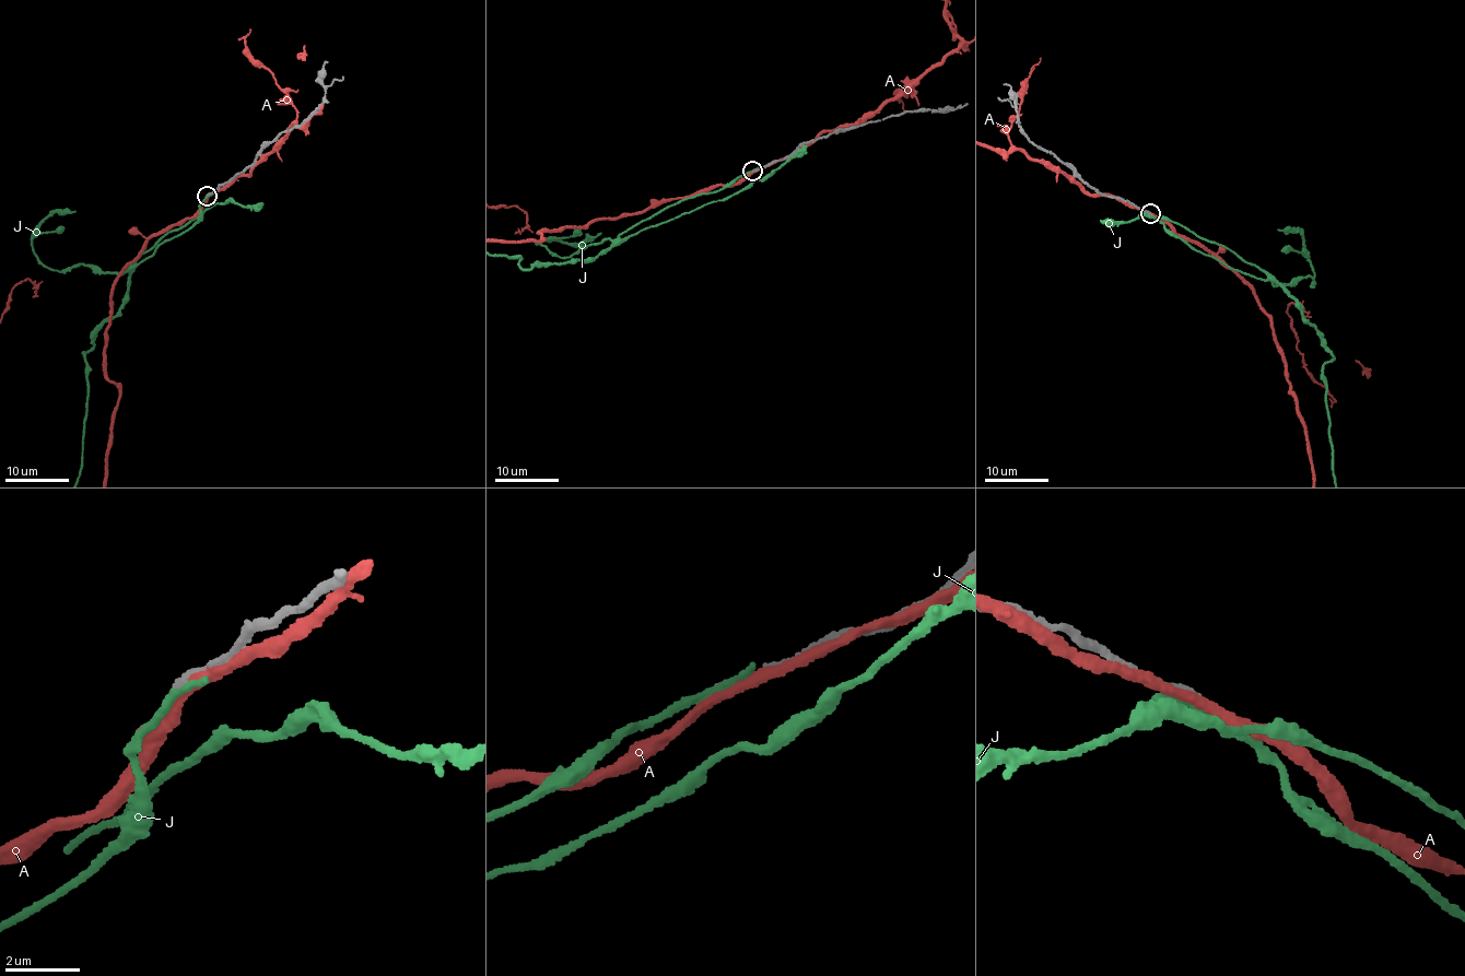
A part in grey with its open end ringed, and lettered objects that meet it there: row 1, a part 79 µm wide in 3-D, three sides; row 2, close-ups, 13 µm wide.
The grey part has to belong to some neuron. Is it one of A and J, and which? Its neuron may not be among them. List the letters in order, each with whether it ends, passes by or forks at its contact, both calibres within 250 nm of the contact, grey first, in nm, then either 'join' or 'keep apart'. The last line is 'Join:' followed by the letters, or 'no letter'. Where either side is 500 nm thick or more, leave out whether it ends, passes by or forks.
A: it passes by | 140/300 nm | keep apart
J: it ends | 190/240 nm | keep apart
Join: no letter

